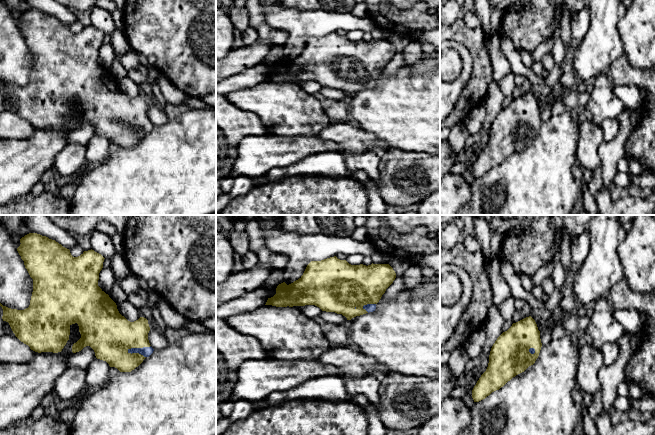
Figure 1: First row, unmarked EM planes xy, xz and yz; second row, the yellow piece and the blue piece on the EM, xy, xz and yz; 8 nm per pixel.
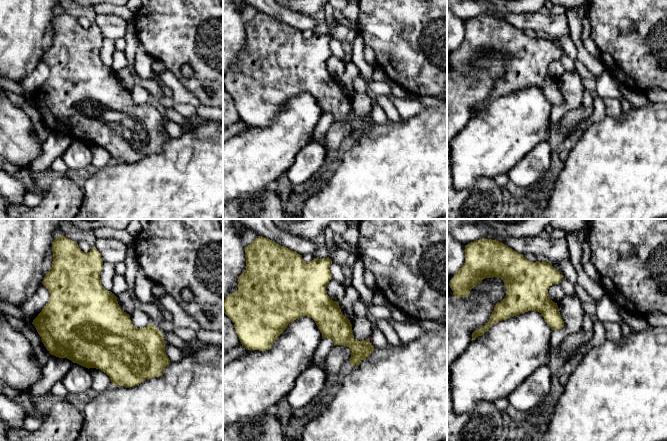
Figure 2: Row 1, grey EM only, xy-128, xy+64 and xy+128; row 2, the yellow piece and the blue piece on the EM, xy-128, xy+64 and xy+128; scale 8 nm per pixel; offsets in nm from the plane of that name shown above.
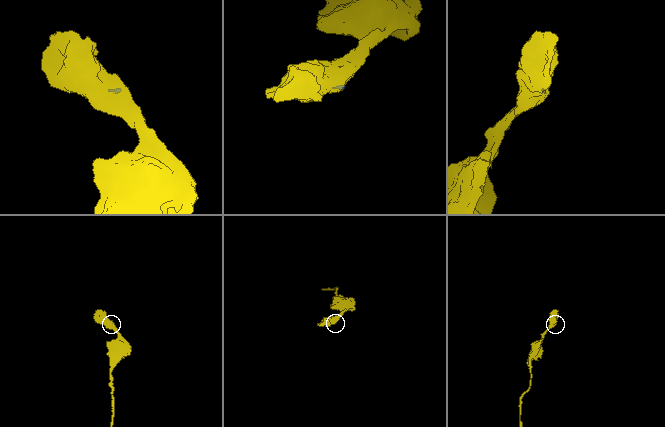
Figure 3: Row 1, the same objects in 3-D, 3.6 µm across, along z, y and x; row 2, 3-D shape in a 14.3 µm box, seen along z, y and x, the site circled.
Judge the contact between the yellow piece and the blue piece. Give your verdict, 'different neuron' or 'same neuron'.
same neuron

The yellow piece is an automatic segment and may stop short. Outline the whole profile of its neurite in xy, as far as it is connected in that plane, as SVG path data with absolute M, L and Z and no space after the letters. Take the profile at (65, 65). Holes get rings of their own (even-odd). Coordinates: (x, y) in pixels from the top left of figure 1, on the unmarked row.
M37 9L25 11L20 19L17 27L33 55L30 81L24 86L11 85L1 79L0 82L3 97L9 99L21 118L38 129L61 128L69 116L70 102L77 99L81 114L73 120L72 128L90 122L97 135L106 137L120 148L131 148L153 129L148 116L148 96L140 93L134 98L128 97L119 89L116 79L98 62L105 35L101 30L91 25L73 33L69 25Z

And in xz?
M334 32L321 37L311 37L298 56L289 61L285 58L279 60L276 64L276 70L268 74L265 81L276 83L315 81L322 87L342 90L347 96L351 96L356 92L375 87L376 80L395 54L396 49L389 40L351 41L346 36L340 36Z

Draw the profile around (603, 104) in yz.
M603 73L592 81L593 90L586 109L591 113L593 122L600 125L605 119L616 119L626 107L614 94L611 78L607 73Z

